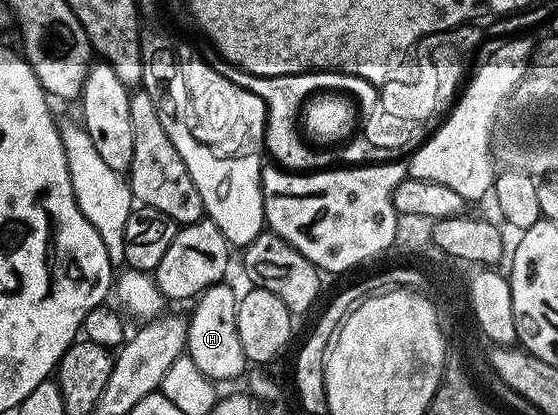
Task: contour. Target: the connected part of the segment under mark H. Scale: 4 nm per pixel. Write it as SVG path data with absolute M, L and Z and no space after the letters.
M228 282L212 284L200 293L195 301L196 309L188 321L188 347L186 355L206 374L213 382L220 380L232 380L235 376L243 377L246 372L246 361L242 342L238 338L238 326L236 325L236 305L238 292L228 285Z

